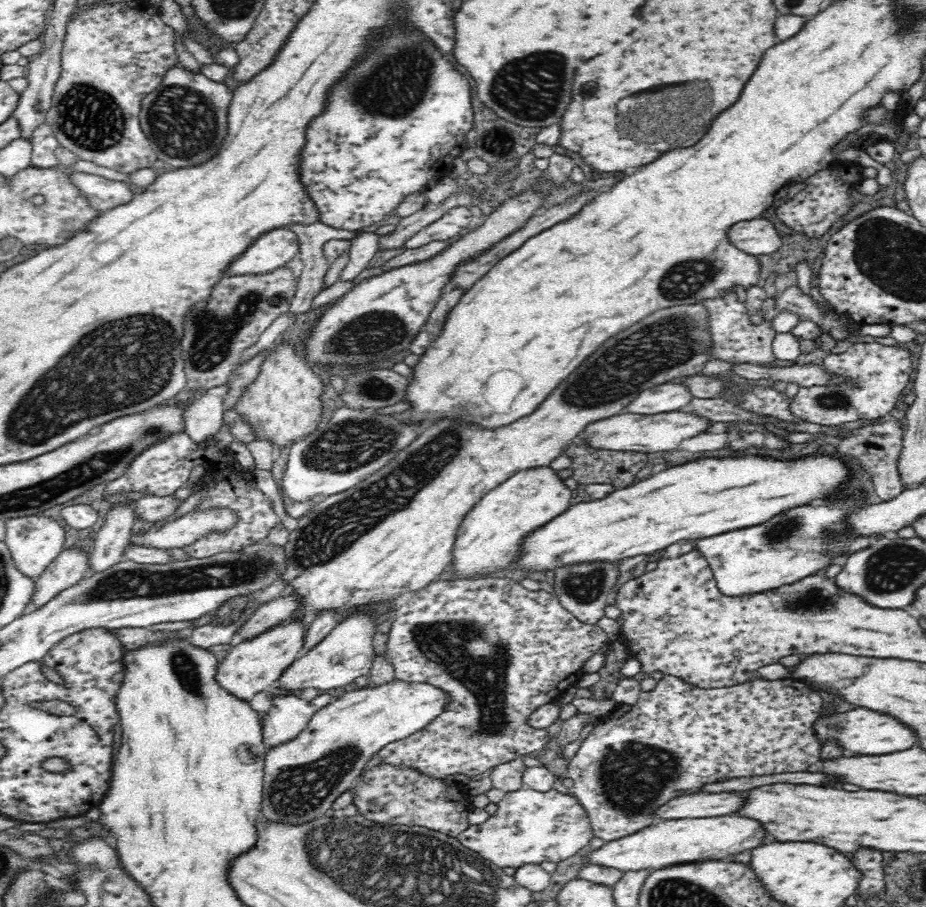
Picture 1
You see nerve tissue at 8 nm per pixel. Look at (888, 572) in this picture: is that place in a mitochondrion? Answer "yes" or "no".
yes

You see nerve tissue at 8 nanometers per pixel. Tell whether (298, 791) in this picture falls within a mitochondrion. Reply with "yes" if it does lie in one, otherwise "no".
yes

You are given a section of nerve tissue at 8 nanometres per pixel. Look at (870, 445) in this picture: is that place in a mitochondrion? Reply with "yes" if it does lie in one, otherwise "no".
no

